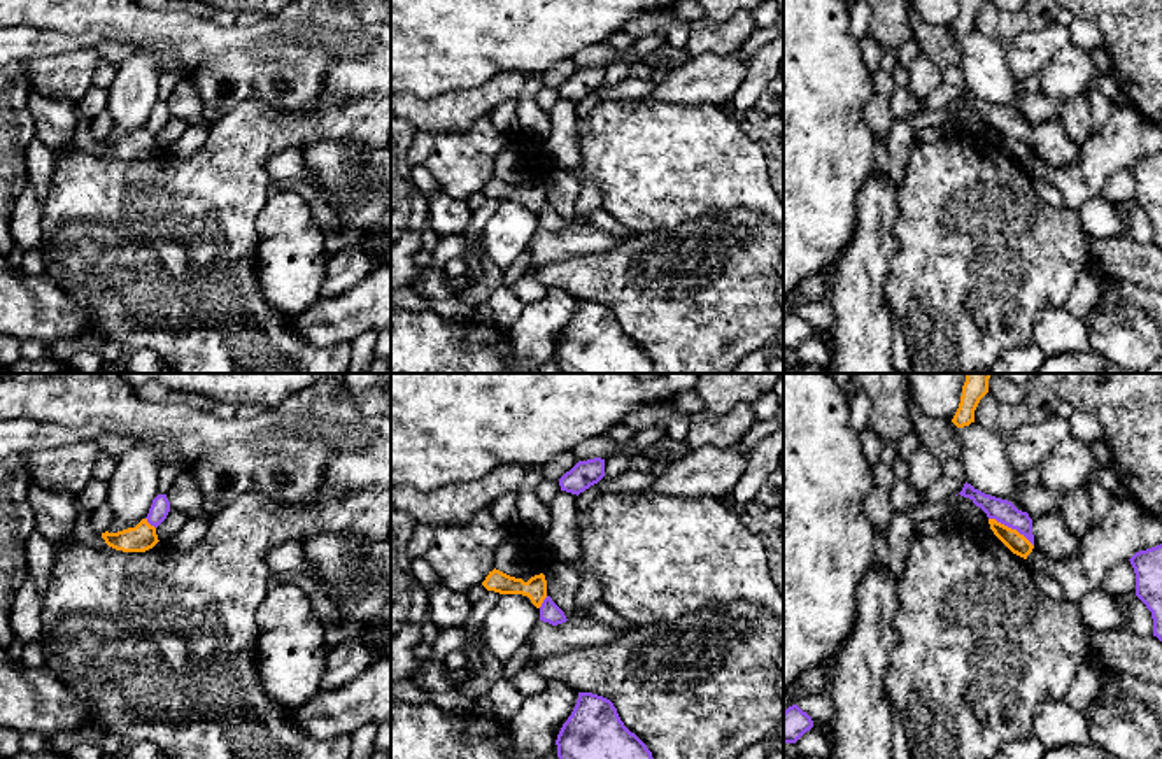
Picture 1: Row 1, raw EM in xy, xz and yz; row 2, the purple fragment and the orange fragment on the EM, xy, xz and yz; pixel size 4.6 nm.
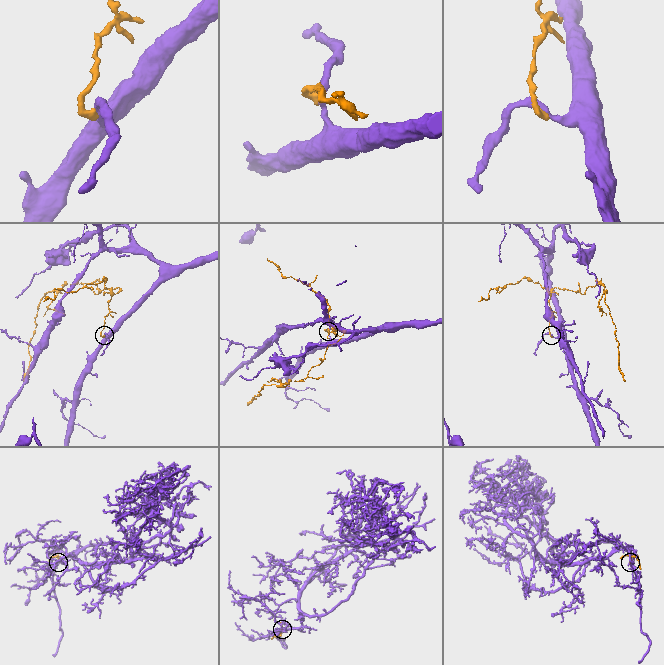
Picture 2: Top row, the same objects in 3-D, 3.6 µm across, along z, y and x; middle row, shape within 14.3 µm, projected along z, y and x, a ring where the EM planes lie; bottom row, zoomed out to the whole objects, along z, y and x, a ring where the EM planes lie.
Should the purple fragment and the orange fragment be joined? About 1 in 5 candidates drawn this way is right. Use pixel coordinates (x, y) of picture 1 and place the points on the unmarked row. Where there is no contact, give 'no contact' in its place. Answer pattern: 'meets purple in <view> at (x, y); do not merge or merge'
meets purple in yz at (1012, 135); do not merge

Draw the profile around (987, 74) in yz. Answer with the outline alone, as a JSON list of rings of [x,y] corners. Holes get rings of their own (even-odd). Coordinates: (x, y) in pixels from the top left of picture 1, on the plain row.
[[[976,28],[964,35],[957,35],[953,30],[952,33],[960,54],[959,67],[966,89],[985,102],[1008,107],[1025,119],[1015,100],[1015,95],[1024,88],[1008,65],[1006,51]]]

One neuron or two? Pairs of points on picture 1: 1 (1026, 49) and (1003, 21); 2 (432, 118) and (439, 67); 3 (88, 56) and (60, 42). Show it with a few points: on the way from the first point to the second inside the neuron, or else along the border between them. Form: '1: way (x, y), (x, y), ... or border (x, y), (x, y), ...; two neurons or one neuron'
1: border (1054, 21), (1041, 28), (1022, 32), (1005, 49); two neurons
2: border (475, 86), (449, 90), (426, 99), (409, 93); two neurons
3: border (104, 58), (92, 48), (72, 48), (32, 60); two neurons

